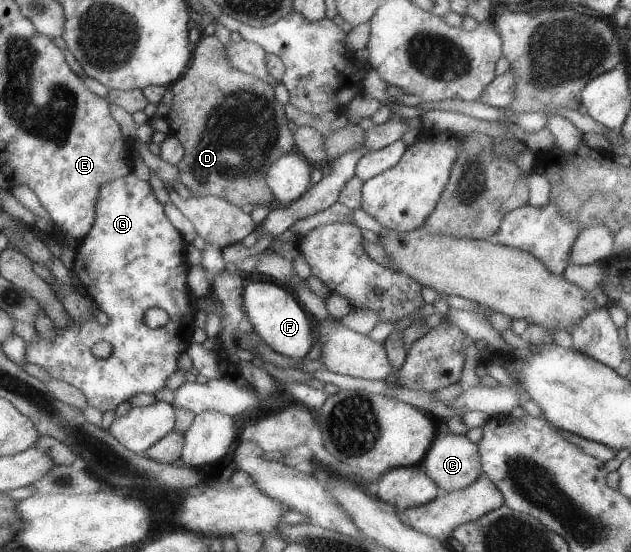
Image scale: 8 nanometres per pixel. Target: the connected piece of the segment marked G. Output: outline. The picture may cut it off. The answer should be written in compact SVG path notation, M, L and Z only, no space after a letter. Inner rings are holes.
M134 174L126 175L100 185L96 195L96 219L89 234L80 240L75 249L72 272L80 286L92 297L96 308L110 319L106 325L96 320L80 321L72 319L64 329L54 328L50 339L36 336L26 342L26 363L38 365L51 379L62 381L75 388L86 401L87 406L111 415L116 406L137 394L153 395L160 391L164 382L178 369L176 360L180 353L191 344L191 335L197 322L195 313L190 309L190 290L186 285L187 261L186 243L164 215L163 205L156 197L148 182L140 181ZM148 307L159 307L168 316L166 324L155 329L144 325L142 315ZM106 341L112 345L110 355L99 359L92 355L94 344Z

